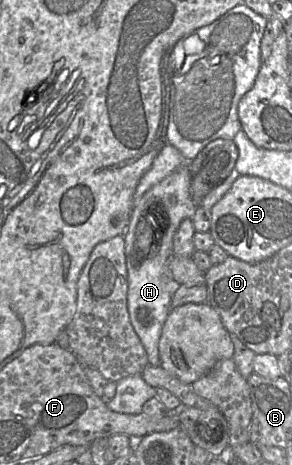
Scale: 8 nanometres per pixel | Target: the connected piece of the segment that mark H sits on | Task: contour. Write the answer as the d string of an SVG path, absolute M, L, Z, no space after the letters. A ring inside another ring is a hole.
M183 164L183 165L182 165L182 166L180 166L180 167L179 167L179 168L178 168L178 169L176 169L176 170L175 170L175 171L173 171L173 172L172 172L172 173L171 173L171 174L169 174L169 175L168 175L168 176L167 176L167 177L165 177L165 178L164 178L164 179L163 179L163 180L162 180L162 181L160 181L160 182L159 182L159 183L157 183L157 184L156 184L156 185L154 185L154 186L153 186L153 187L152 187L152 188L150 188L150 189L149 189L149 190L148 190L148 191L146 191L146 192L145 192L145 193L144 193L144 194L143 194L143 196L142 196L142 197L141 197L141 199L140 199L140 200L139 200L139 201L138 201L138 202L137 202L137 203L136 203L136 204L135 204L135 205L134 205L134 207L133 207L133 210L132 210L132 214L131 214L131 217L130 217L130 221L129 221L129 224L128 224L128 226L127 226L127 229L126 229L126 230L125 230L125 232L124 232L124 234L123 234L123 237L124 237L124 243L125 243L125 257L126 257L126 266L127 266L127 275L128 275L128 292L127 292L127 305L128 305L128 312L129 312L129 316L130 316L130 319L131 319L131 323L132 323L132 326L133 326L133 328L134 328L134 330L135 330L135 332L136 332L136 333L137 333L137 335L138 335L138 337L139 337L139 338L140 338L140 341L141 341L141 343L142 343L142 344L143 344L143 346L144 346L144 348L145 348L145 351L146 351L146 353L147 353L147 357L148 357L148 362L149 362L149 364L150 364L150 365L152 365L152 366L160 366L160 358L159 358L159 339L160 339L160 336L161 336L161 333L162 333L162 328L163 328L163 325L164 325L164 323L165 323L165 320L166 320L166 318L167 318L167 316L168 316L168 314L169 314L169 312L170 312L170 311L171 311L171 300L172 300L172 296L173 296L173 294L174 294L174 293L175 293L175 291L176 291L176 290L177 290L177 289L178 289L178 286L180 286L180 285L179 285L179 284L178 284L178 283L177 283L177 282L176 282L176 281L175 281L175 280L174 280L174 279L173 279L173 276L172 276L172 274L171 274L171 273L170 273L170 270L169 270L169 265L168 265L168 262L169 262L169 259L170 259L170 257L171 257L171 255L173 255L173 254L174 254L174 253L173 253L173 238L174 238L174 235L175 235L175 233L176 233L176 232L177 232L177 230L178 230L178 228L179 228L179 225L180 225L180 223L181 223L181 222L182 222L182 221L183 221L183 220L184 220L184 219L193 219L193 216L194 216L194 214L195 214L195 213L196 213L196 210L197 210L197 208L198 208L198 206L197 206L197 205L196 205L196 204L195 204L195 203L194 203L194 202L193 202L193 201L192 201L192 199L191 199L191 196L190 196L190 182L191 182L191 174L190 174L190 170L189 170L189 167L188 167L188 164ZM169 196L175 196L175 197L176 197L176 203L169 203L169 201L168 201L168 197L169 197ZM158 203L160 203L160 207L161 207L161 205L162 205L162 207L163 207L163 209L164 209L164 210L165 210L165 211L166 211L166 213L167 213L167 225L166 225L166 230L164 230L164 233L163 233L163 234L162 234L162 235L161 235L161 240L162 240L162 241L164 241L164 247L163 247L163 249L162 249L162 250L161 250L161 253L160 253L160 254L156 254L156 253L151 253L151 252L147 252L147 238L149 238L149 237L150 237L150 238L151 238L151 239L157 239L157 238L158 238L158 239L159 239L159 238L160 238L160 221L157 221L157 215L155 215L155 206L157 206L157 204L158 204Z

